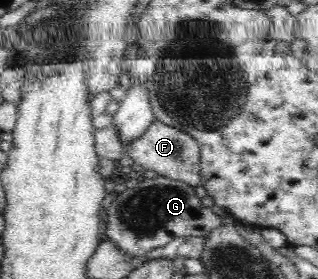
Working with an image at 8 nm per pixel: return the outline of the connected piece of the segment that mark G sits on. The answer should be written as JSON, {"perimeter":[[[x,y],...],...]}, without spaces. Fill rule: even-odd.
{"perimeter":[[[163,176],[140,178],[133,189],[127,188],[111,204],[106,213],[107,225],[102,229],[99,239],[109,237],[109,241],[117,243],[120,251],[137,257],[145,251],[167,245],[177,237],[190,234],[206,237],[211,230],[223,225],[223,219],[211,208],[203,206],[195,188],[195,185]]]}

